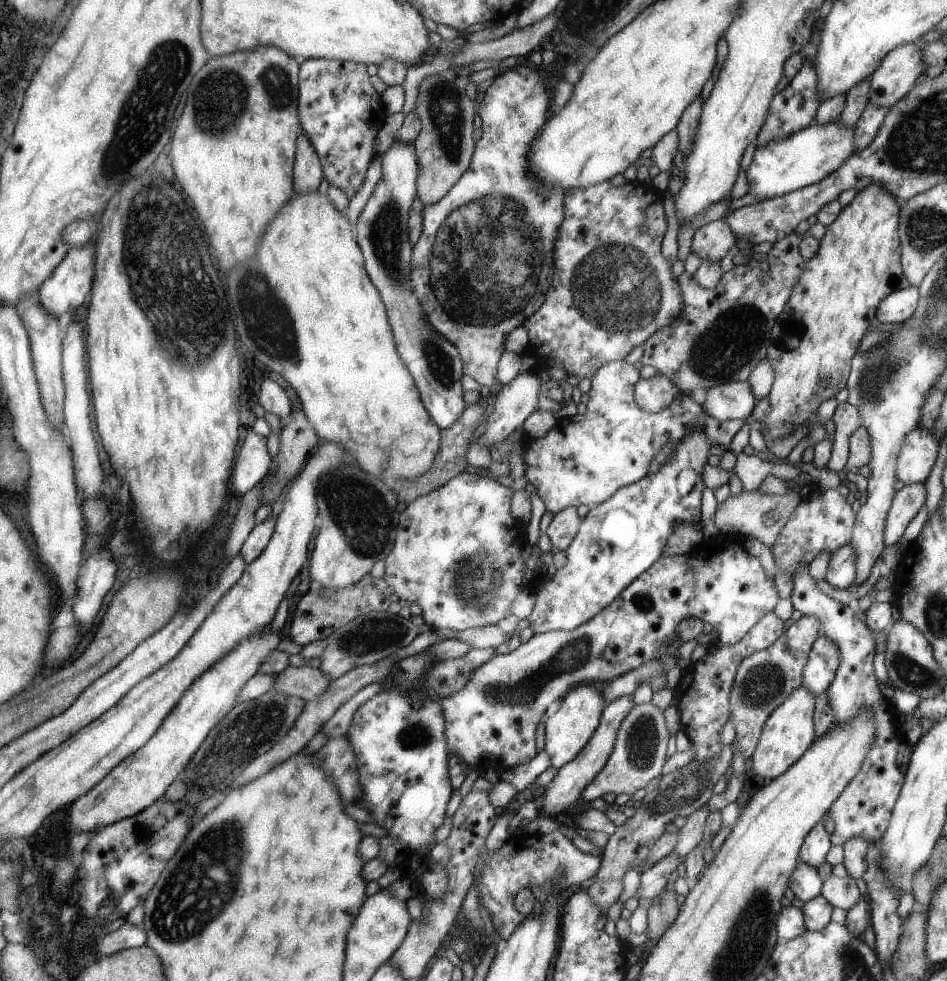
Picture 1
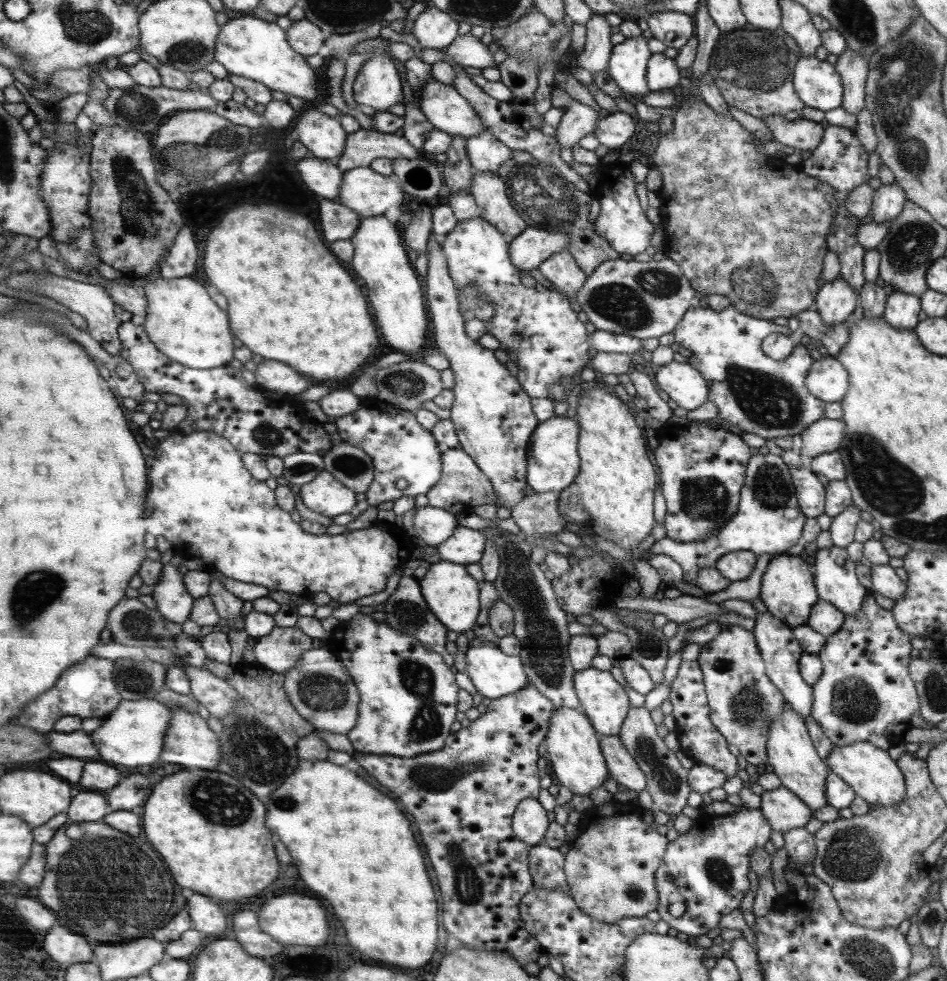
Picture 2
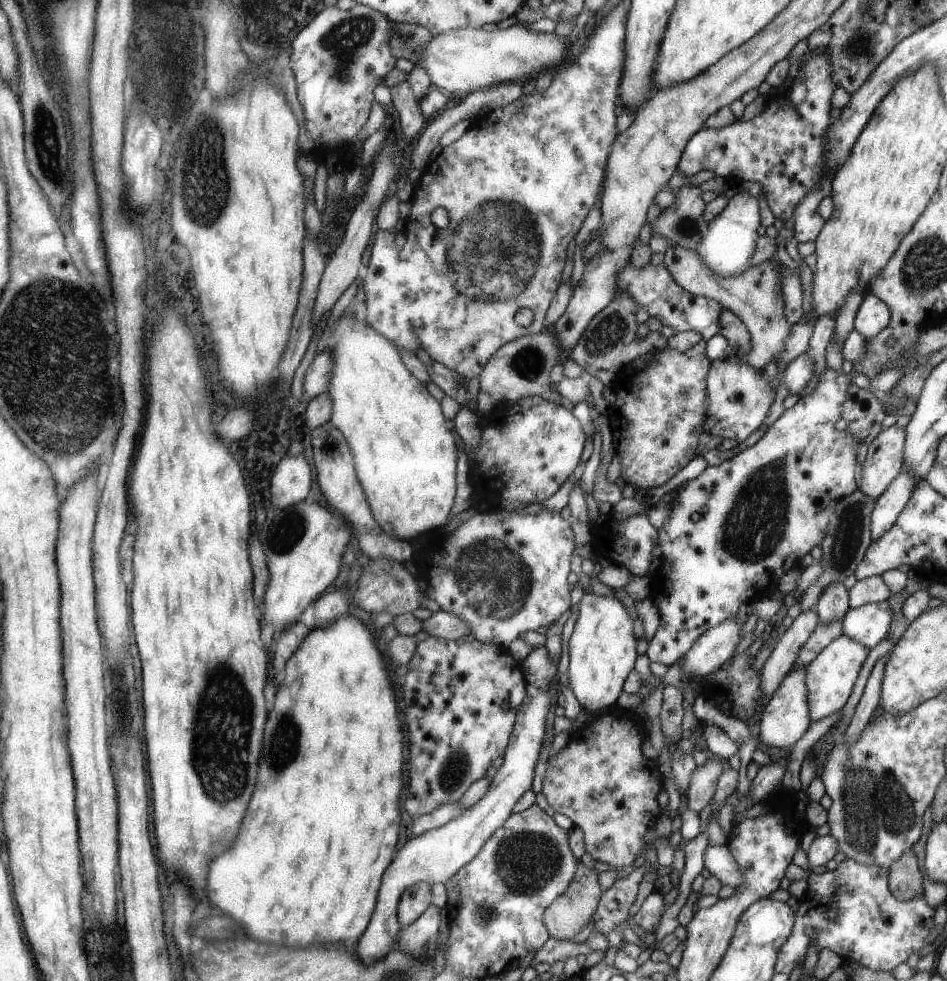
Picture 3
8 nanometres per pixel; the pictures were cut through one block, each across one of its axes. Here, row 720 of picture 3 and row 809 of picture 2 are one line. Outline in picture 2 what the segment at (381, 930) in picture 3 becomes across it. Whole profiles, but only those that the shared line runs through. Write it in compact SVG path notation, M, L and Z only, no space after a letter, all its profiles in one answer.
M523 799L516 804L512 816L512 831L520 841L533 846L543 840L549 820L540 801Z

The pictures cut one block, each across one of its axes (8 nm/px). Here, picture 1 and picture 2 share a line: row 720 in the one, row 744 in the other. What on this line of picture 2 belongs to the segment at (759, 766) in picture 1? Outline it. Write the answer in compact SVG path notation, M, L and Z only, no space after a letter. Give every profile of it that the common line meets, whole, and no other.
M786 702L781 716L773 720L768 731L767 762L772 768L772 773L780 780L781 786L802 800L811 812L827 806L825 780L829 770L827 764L817 756L804 720L797 716Z

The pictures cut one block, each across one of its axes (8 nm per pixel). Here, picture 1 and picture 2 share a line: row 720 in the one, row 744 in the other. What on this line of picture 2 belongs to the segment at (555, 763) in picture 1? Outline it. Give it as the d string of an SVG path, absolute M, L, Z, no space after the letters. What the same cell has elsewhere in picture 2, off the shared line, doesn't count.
M556 708L549 718L545 739L547 761L551 764L558 785L566 786L572 794L579 796L588 796L589 791L600 786L607 776L604 755L599 752L600 744L597 744L593 729L591 721L580 709Z

